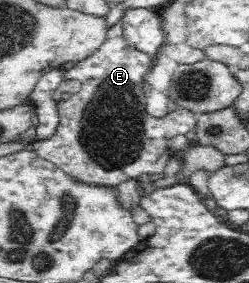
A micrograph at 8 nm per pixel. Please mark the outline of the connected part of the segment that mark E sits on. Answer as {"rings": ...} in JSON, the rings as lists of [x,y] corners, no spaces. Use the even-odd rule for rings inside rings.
{"rings":[[[122,23],[111,27],[107,40],[86,60],[78,61],[72,69],[65,71],[64,79],[78,79],[82,83],[79,92],[57,104],[59,122],[56,132],[45,141],[37,139],[31,148],[43,159],[59,167],[66,175],[77,181],[86,181],[97,186],[116,186],[140,176],[163,174],[170,145],[168,141],[195,130],[197,115],[188,109],[176,109],[165,117],[155,117],[146,110],[149,101],[143,89],[145,72],[154,64],[154,57],[131,47],[125,40]]]}

